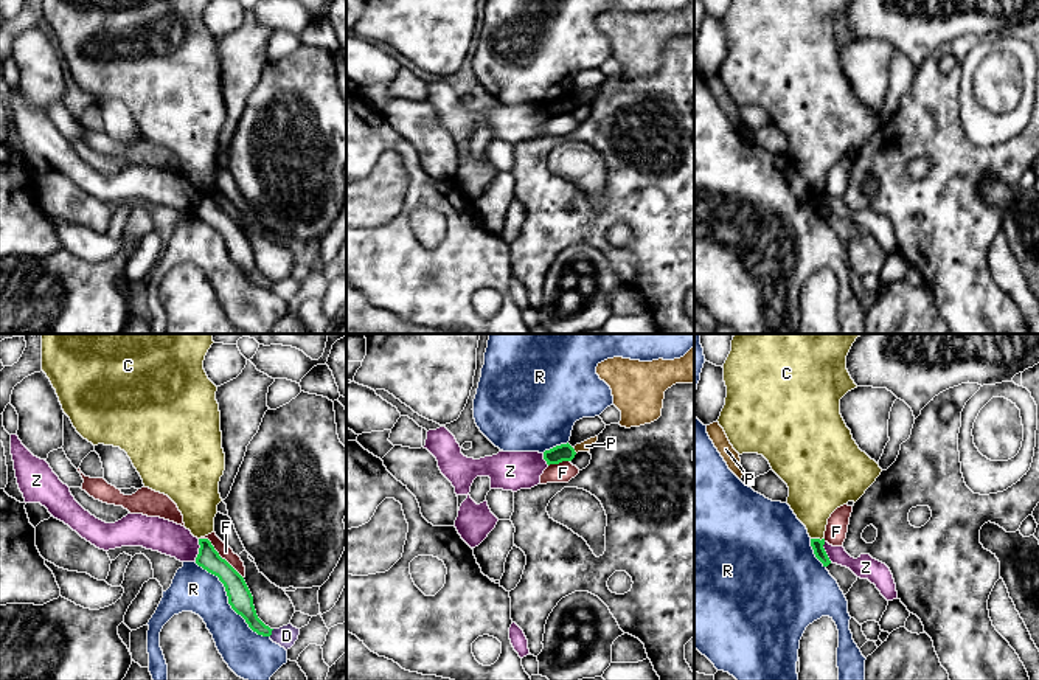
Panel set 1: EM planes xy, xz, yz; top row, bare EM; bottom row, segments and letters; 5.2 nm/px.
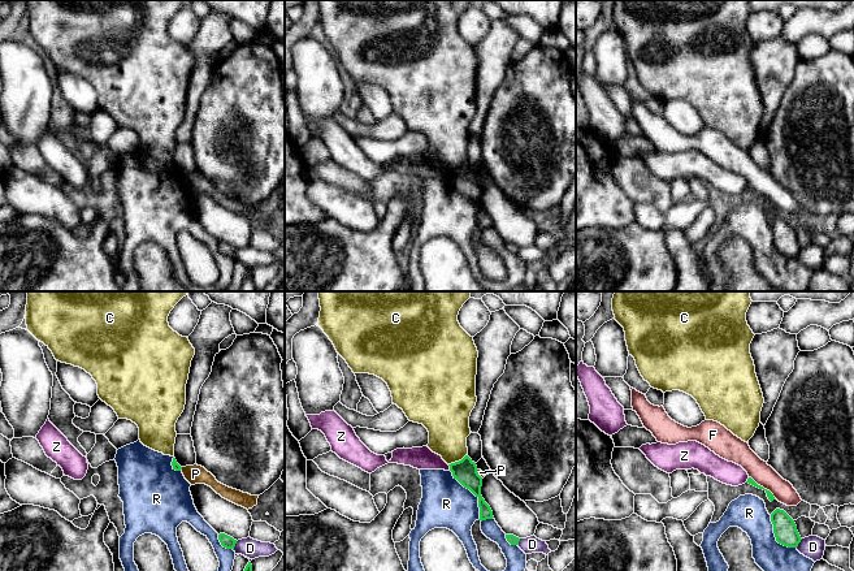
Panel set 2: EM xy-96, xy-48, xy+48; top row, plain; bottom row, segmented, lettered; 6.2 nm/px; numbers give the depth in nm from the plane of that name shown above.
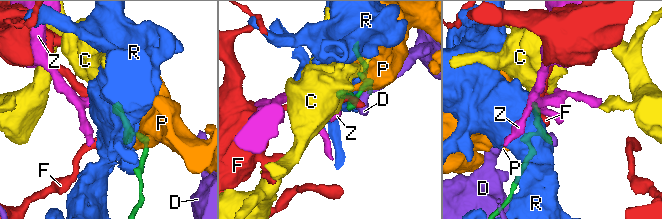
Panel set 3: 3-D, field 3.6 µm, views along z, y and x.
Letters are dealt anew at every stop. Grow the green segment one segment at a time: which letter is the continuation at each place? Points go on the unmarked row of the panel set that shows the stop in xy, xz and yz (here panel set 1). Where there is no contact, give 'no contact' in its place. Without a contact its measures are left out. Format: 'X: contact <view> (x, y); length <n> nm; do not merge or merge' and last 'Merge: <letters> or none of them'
C: contact yz (817, 191); length 70 nm; merge
D: contact xy (271, 284); length 50 nm; do not merge
F: contact xy (219, 208); length 300 nm; do not merge
P: contact xz (573, 103); length 30 nm; do not merge
R: contact xy (229, 253); length 550 nm; do not merge
Z: contact xy (199, 202); length 120 nm; do not merge
Merge: C

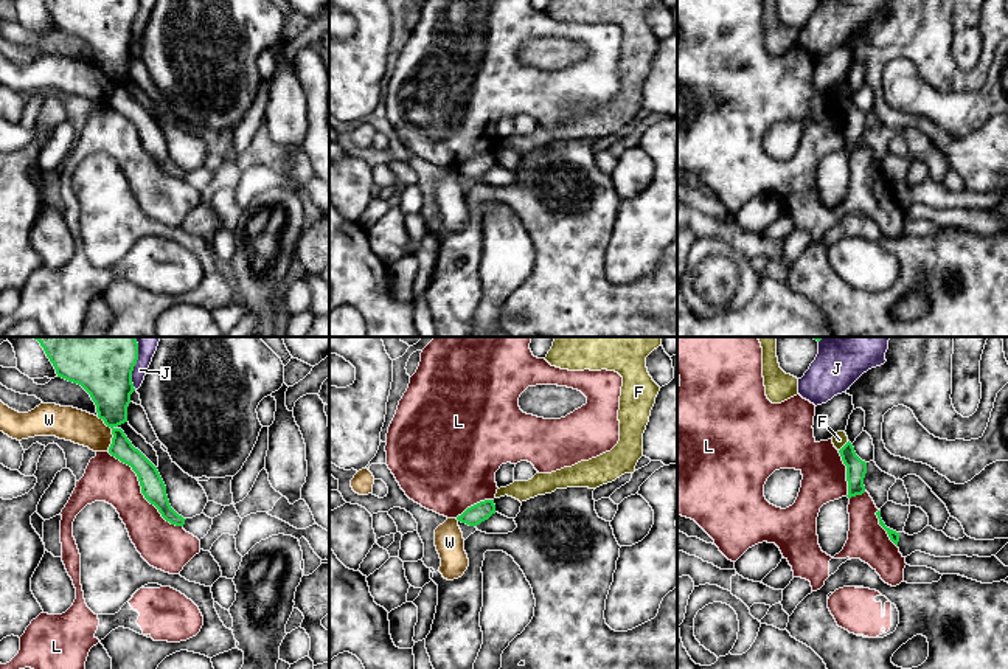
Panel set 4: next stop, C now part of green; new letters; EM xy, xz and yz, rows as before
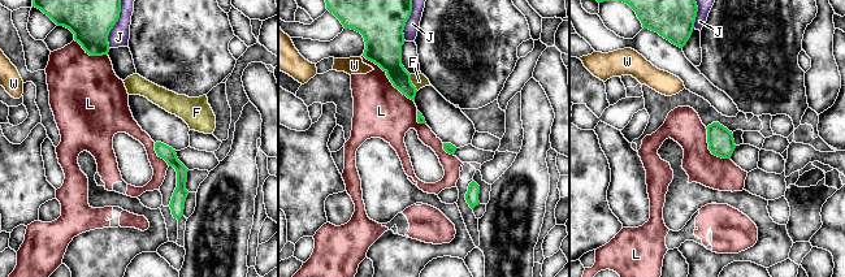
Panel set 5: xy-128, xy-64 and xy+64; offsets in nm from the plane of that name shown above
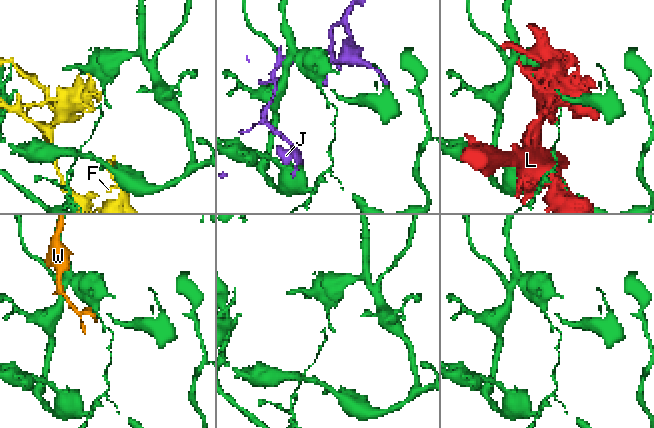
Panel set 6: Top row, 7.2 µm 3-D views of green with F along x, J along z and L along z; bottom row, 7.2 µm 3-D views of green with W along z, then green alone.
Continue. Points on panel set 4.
F: contact yz (844, 98); length 80 nm; do not merge
J: contact xy (132, 20); length 220 nm; do not merge
L: contact xy (142, 143); length 550 nm; do not merge
W: contact xy (112, 86); length 200 nm; do not merge
Merge: none of them

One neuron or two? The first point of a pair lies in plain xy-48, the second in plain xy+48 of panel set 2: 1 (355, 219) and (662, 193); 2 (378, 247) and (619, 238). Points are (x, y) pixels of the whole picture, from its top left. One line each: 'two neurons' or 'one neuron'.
1: two neurons
2: one neuron

